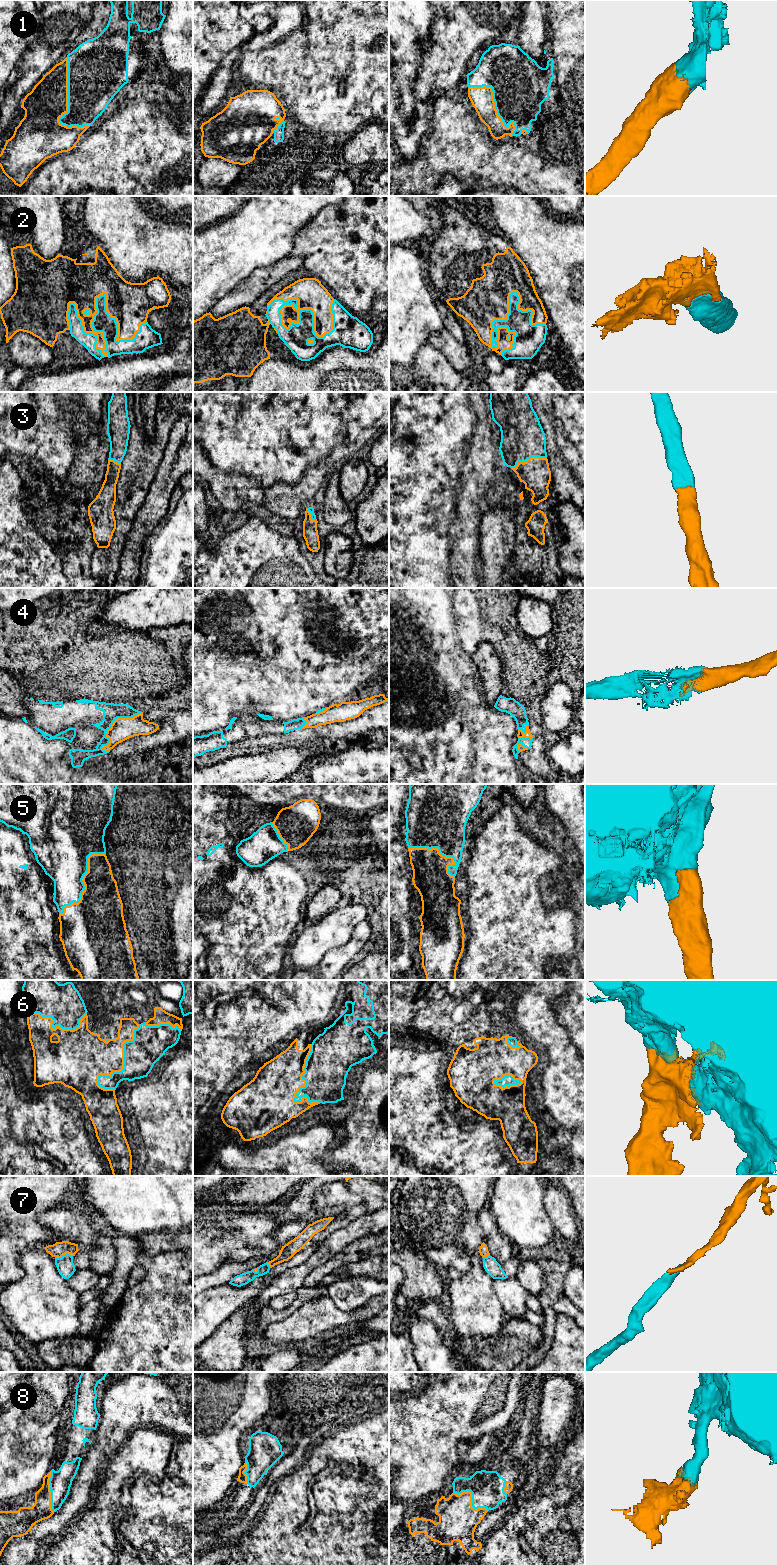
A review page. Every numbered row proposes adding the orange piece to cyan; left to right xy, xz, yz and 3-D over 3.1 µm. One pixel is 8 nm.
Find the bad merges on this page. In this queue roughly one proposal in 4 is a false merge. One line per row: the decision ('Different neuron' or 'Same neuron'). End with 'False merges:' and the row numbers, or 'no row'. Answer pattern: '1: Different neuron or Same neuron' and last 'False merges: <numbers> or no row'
1: Same neuron
2: Same neuron
3: Same neuron
4: Same neuron
5: Same neuron
6: Same neuron
7: Same neuron
8: Same neuron
False merges: no row

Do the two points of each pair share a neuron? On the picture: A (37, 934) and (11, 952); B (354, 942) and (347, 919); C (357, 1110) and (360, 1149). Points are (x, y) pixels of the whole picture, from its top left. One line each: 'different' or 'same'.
A: same
B: different
C: same

